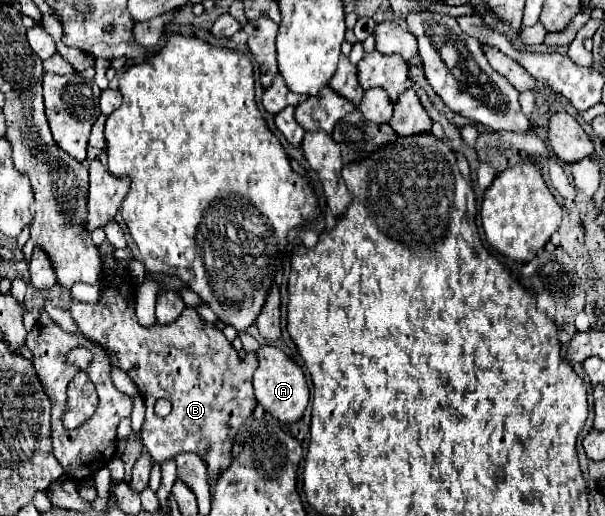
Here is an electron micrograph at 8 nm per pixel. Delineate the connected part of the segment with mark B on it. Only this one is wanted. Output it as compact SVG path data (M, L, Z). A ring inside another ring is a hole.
M108 285L98 303L72 301L70 313L80 331L114 349L120 367L132 377L146 403L145 421L140 439L152 458L161 464L177 453L198 453L208 467L208 481L214 481L232 463L232 443L246 417L254 413L256 399L252 375L258 367L258 355L238 357L222 331L204 323L196 309L184 309L170 325L142 327L134 315L134 289L130 285ZM158 399L172 403L172 413L160 419L154 407Z

